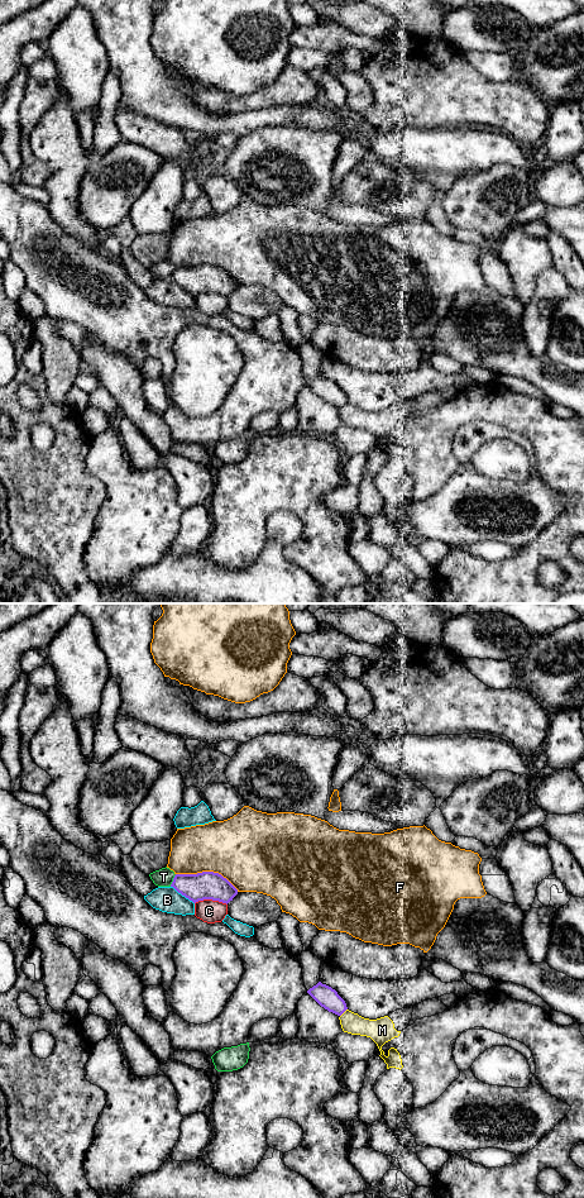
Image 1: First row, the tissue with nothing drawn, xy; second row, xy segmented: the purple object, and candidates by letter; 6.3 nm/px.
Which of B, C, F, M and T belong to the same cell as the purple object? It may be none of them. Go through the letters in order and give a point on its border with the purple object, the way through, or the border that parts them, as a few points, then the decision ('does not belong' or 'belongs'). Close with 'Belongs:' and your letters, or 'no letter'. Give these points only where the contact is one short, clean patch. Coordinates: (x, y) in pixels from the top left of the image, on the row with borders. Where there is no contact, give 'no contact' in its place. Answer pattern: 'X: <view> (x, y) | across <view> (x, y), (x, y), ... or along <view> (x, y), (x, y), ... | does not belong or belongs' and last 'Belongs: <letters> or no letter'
B: xy (182, 895) | along xy (171, 886), (194, 903) | does not belong
C: xy (211, 898) | along xy (195, 902), (214, 900), (226, 905) | does not belong
F: xy (207, 872) | does not belong
M: xy (344, 1011) | along xy (346, 1008), (340, 1016) | does not belong
T: xy (173, 881) | does not belong
Belongs: no letter

